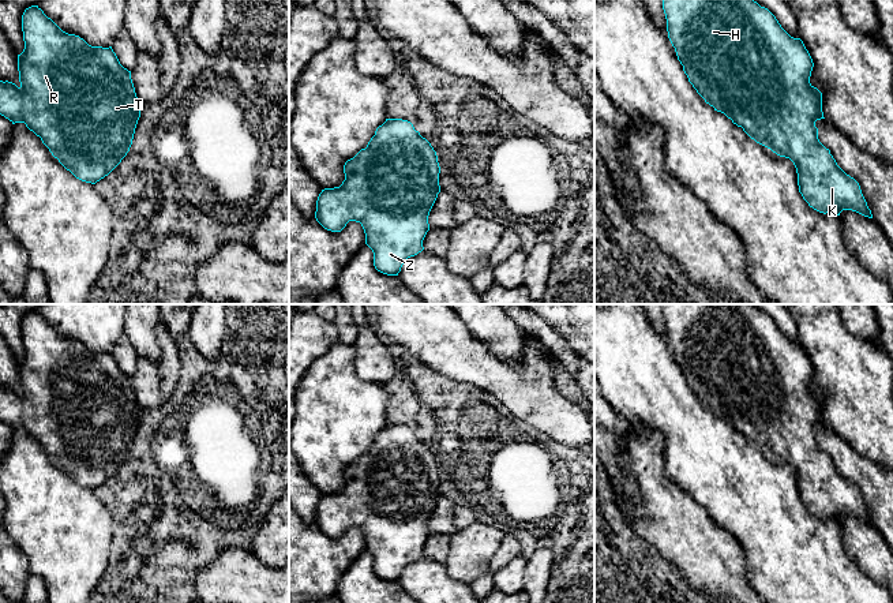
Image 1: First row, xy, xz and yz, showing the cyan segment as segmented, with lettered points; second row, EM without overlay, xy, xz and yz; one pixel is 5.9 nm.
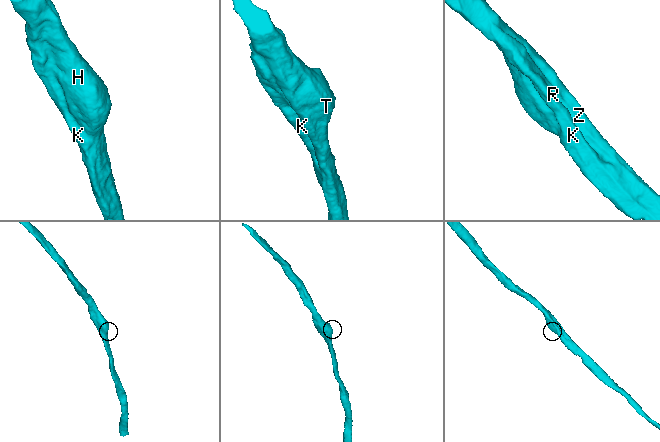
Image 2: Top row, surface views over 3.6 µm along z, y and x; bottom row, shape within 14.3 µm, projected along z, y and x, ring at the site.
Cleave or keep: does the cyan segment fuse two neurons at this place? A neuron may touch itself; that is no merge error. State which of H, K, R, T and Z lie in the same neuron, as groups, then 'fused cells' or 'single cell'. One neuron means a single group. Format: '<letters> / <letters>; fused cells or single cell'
H K R T Z; single cell

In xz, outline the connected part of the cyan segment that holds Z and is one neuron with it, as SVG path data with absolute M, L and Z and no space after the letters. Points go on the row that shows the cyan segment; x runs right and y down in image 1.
M386 119L365 149L344 165L345 180L339 187L324 188L316 201L316 221L327 231L341 232L349 221L360 222L365 244L374 252L374 266L387 276L398 276L404 262L424 250L423 240L429 231L428 216L440 192L438 156L431 143L402 119Z

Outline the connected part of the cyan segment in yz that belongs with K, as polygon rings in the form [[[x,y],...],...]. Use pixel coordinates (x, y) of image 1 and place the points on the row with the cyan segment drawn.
[[[663,0],[663,10],[668,38],[688,82],[706,104],[742,127],[751,139],[793,162],[799,192],[810,207],[836,216],[852,210],[873,218],[859,183],[837,165],[818,139],[815,121],[825,119],[822,93],[810,83],[814,63],[800,38],[791,37],[776,16],[754,0]]]

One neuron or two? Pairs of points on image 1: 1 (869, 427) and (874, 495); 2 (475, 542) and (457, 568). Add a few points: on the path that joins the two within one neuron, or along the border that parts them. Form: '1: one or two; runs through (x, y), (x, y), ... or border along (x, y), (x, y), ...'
1: two; border along (847, 441), (859, 453), (878, 464)
2: one; runs through (472, 549), (464, 561)

